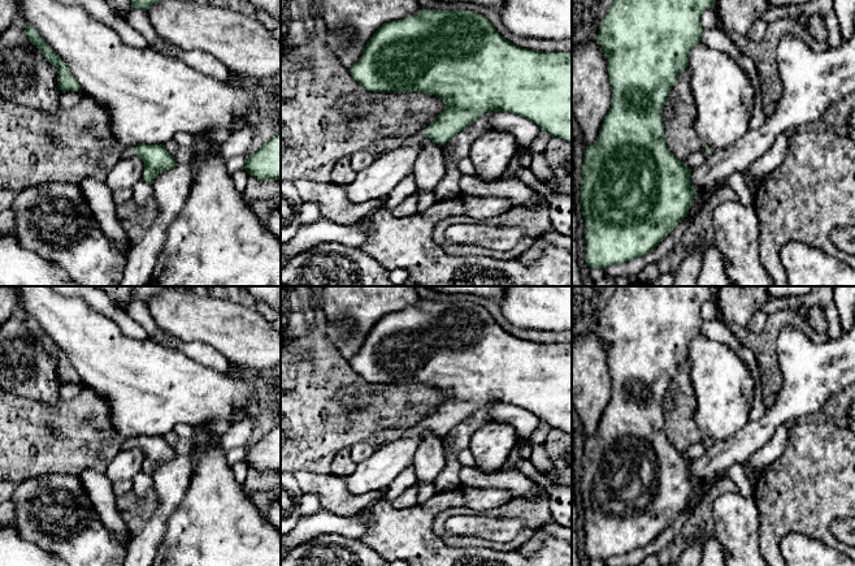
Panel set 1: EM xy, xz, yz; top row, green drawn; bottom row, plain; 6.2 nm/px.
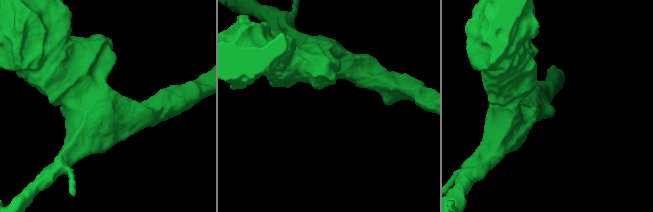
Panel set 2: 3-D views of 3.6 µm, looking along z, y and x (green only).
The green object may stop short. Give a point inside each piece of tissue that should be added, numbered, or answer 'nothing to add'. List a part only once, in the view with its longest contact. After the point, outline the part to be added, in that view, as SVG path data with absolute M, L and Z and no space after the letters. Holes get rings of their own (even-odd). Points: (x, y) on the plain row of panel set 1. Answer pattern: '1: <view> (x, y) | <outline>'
1: xz (420, 426) | M418 422L416 423L412 428L407 429L403 432L403 437L411 437L417 435L418 432L424 431L425 427L425 422Z

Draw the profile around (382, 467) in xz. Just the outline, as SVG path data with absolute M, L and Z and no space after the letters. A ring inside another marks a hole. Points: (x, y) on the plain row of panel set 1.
M422 431L411 437L402 436L392 442L377 445L377 450L357 463L356 470L346 478L348 491L360 496L389 488L402 471L413 466L421 437Z

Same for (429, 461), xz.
M425 428L413 458L417 481L434 481L446 467L443 437Z

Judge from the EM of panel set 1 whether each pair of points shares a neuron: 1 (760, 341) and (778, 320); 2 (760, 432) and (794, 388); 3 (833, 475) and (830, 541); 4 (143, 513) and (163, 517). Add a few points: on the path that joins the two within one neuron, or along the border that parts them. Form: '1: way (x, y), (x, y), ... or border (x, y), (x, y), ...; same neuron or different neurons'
1: way (765, 336), (773, 325); same neuron
2: way (771, 422), (794, 398); same neuron
3: way (824, 492), (824, 525); same neuron
4: border (153, 487), (157, 509), (146, 526), (133, 536); different neurons

